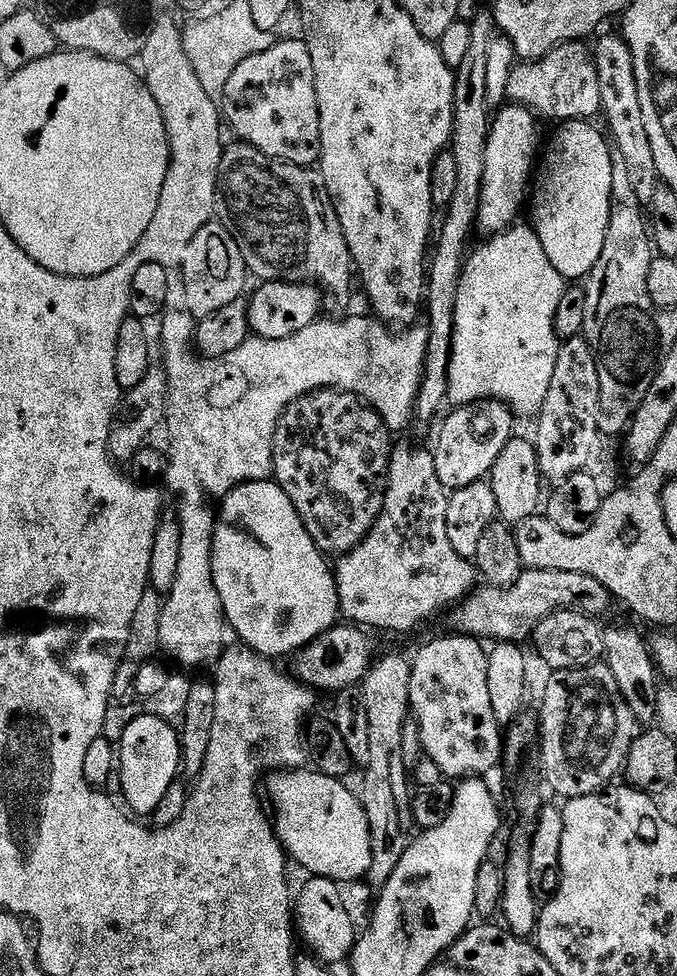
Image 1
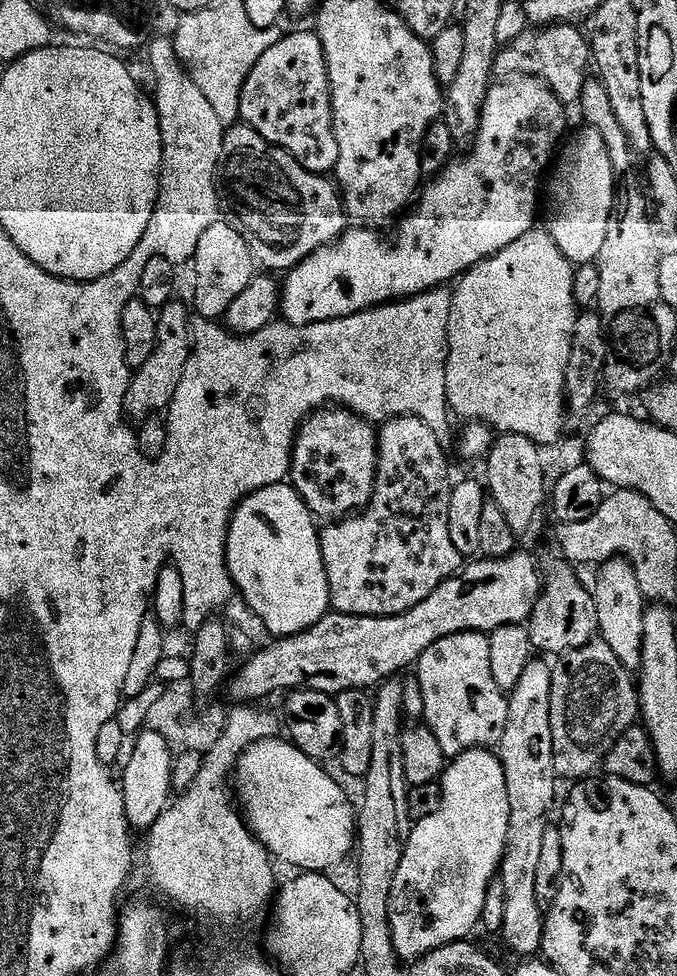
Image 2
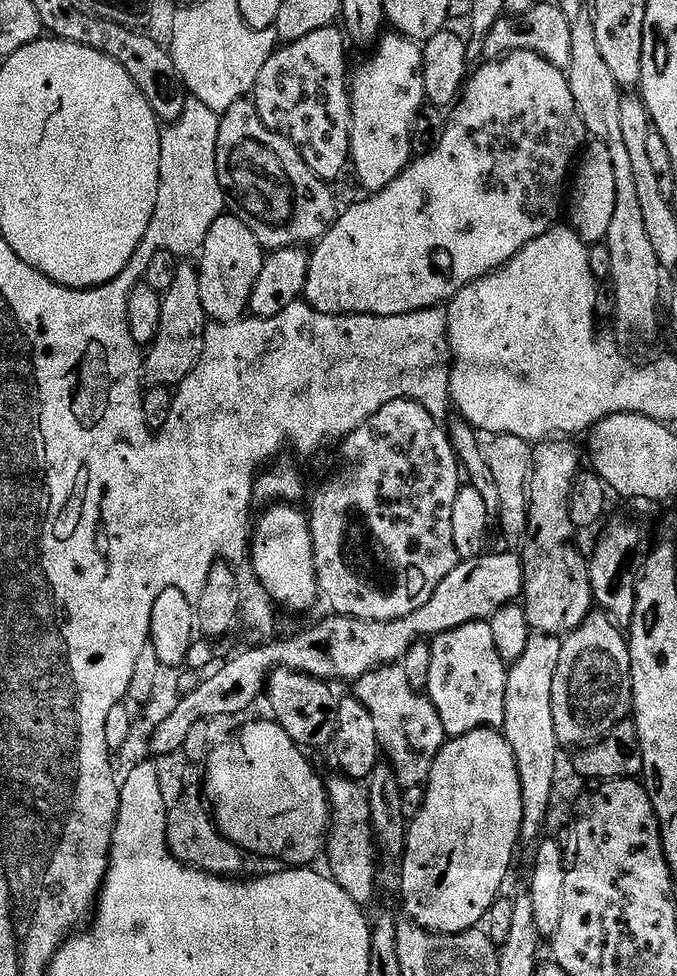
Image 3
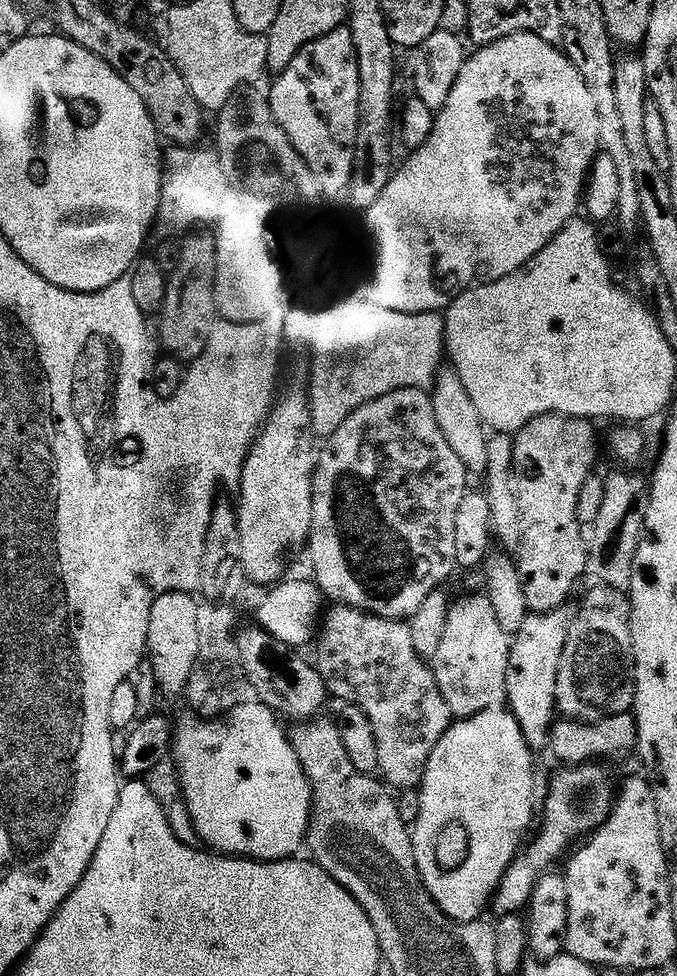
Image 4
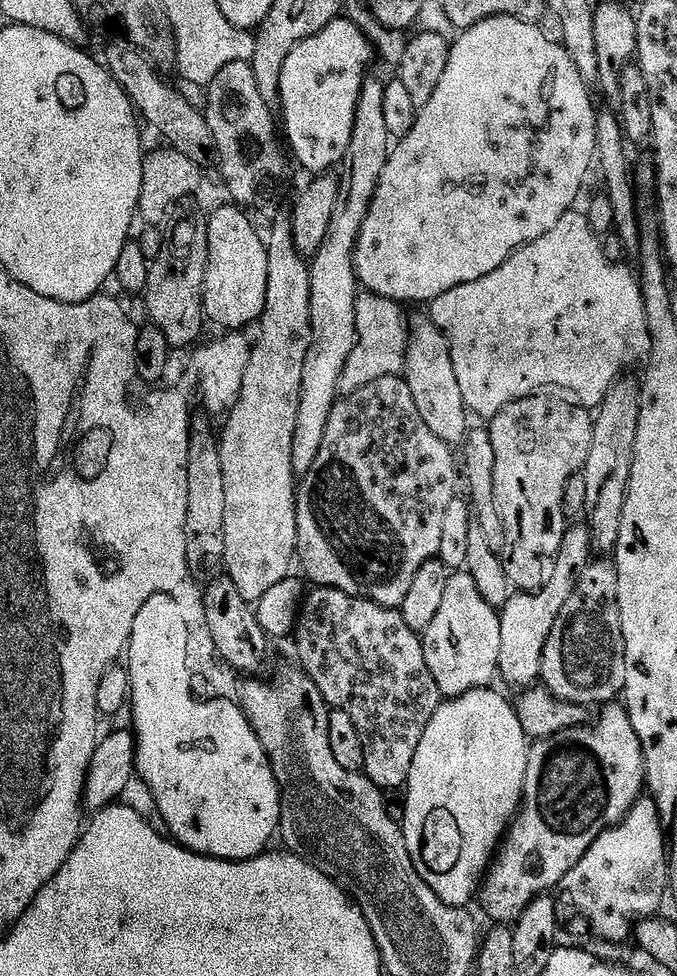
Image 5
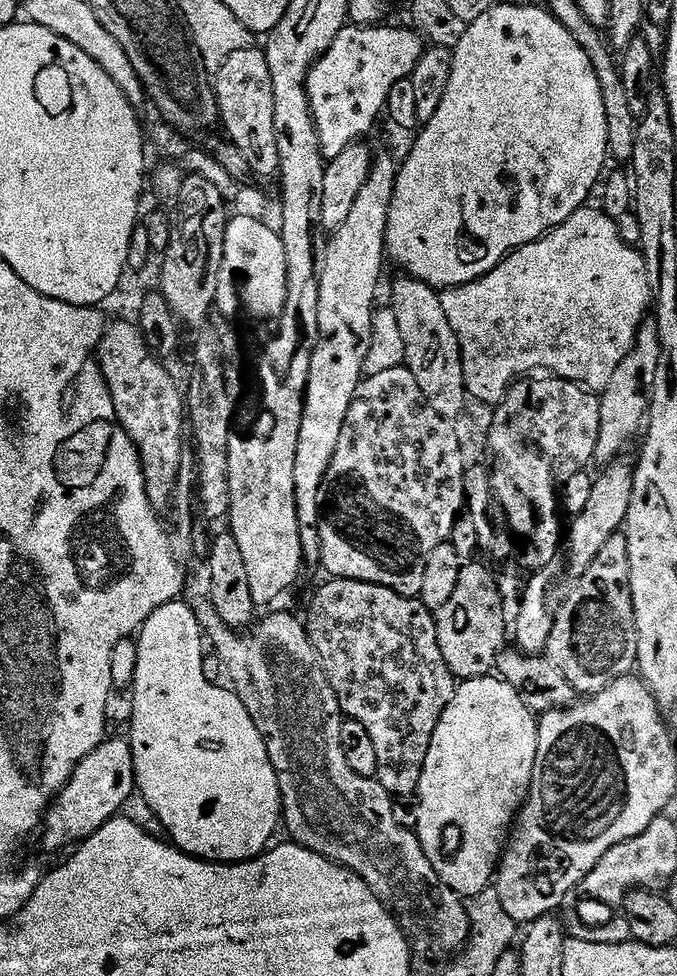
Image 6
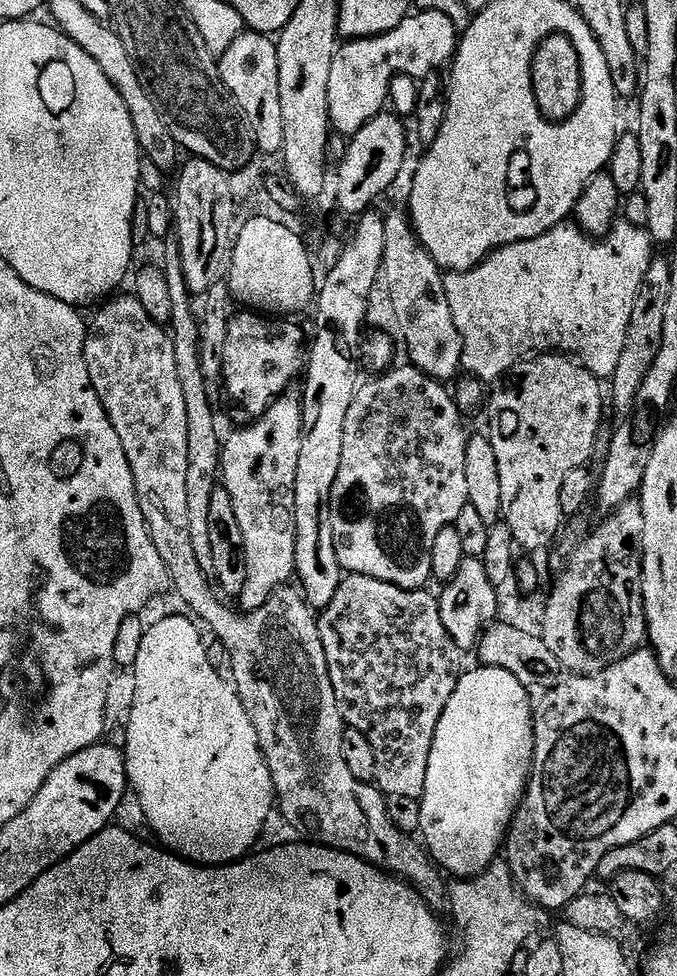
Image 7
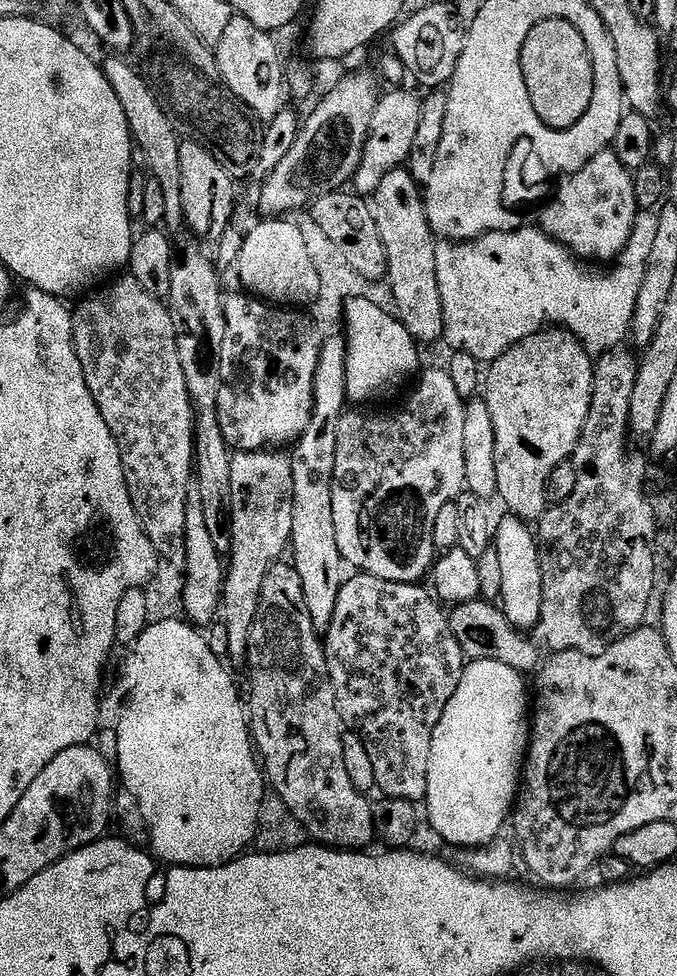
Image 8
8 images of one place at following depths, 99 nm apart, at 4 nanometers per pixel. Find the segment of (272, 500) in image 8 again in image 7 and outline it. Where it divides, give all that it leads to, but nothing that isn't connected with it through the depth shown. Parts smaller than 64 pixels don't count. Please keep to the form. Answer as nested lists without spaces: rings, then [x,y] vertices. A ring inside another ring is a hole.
[[[285,394],[245,428],[227,433],[220,454],[222,486],[234,502],[246,554],[246,586],[238,597],[241,613],[258,610],[278,589],[293,579],[296,570],[296,515],[294,482],[304,437],[304,414],[299,395]]]

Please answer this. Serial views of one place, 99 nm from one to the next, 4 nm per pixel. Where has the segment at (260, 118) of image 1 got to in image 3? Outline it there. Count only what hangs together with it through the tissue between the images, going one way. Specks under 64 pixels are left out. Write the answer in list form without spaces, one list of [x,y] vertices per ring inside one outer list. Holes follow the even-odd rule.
[[[337,28],[314,30],[306,38],[277,47],[262,66],[254,89],[254,103],[262,122],[286,137],[300,151],[306,166],[325,182],[338,179],[344,168],[346,172],[352,154],[349,45],[345,33]]]

